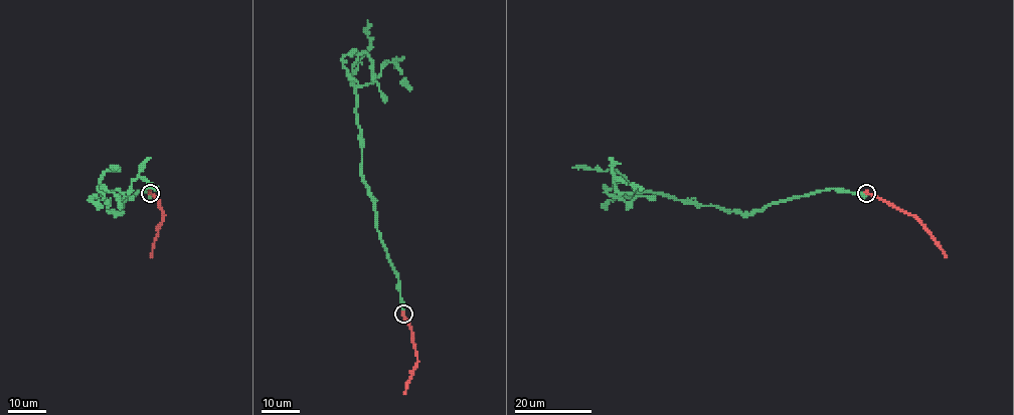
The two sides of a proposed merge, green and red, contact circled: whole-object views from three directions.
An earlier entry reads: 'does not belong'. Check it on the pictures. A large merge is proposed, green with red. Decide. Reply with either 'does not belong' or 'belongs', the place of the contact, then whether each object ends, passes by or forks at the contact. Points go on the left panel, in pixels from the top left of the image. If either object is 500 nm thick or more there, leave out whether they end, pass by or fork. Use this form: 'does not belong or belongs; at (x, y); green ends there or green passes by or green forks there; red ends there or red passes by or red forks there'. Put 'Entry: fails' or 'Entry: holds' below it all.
does not belong; at (150, 193)
Entry: holds

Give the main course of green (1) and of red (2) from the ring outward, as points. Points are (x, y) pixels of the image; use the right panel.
1: (866, 193), (827, 189), (749, 213), (638, 192), (627, 182), (604, 192), (627, 203), (636, 196), (654, 199)
2: (866, 193), (912, 214), (947, 257)

